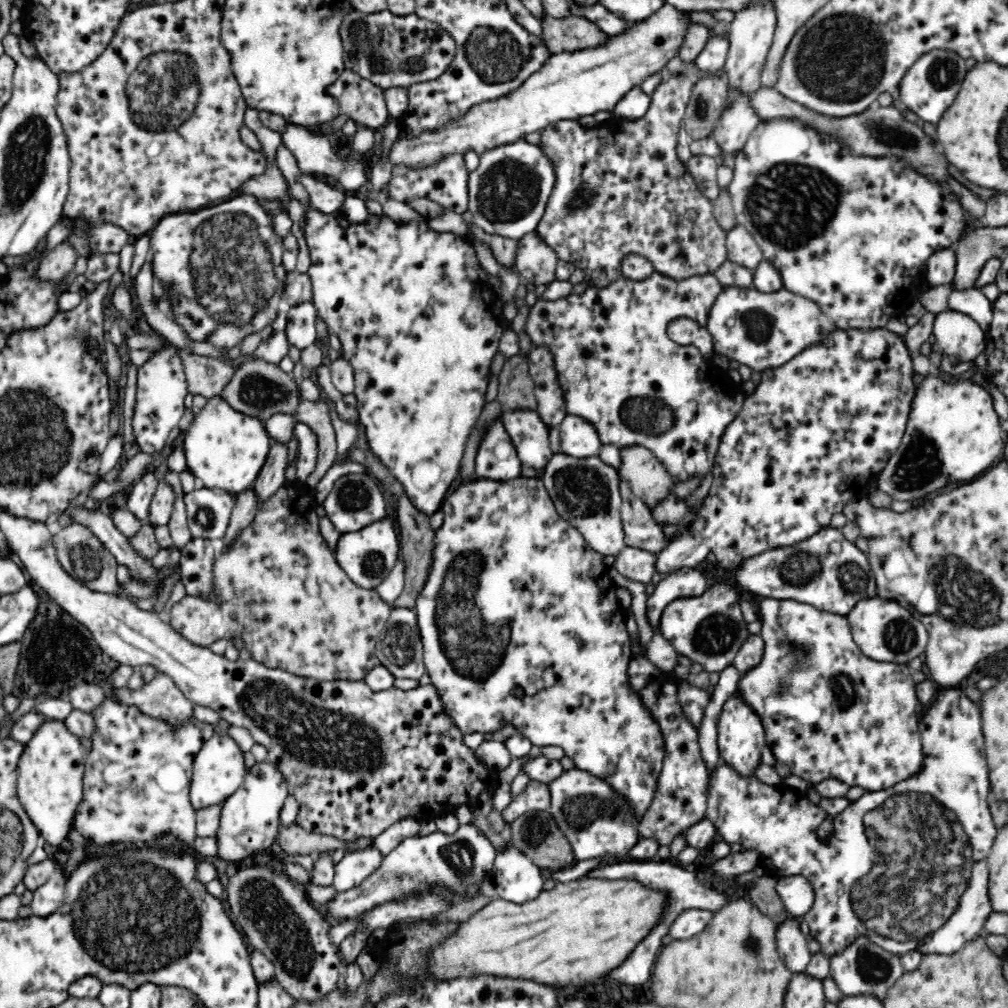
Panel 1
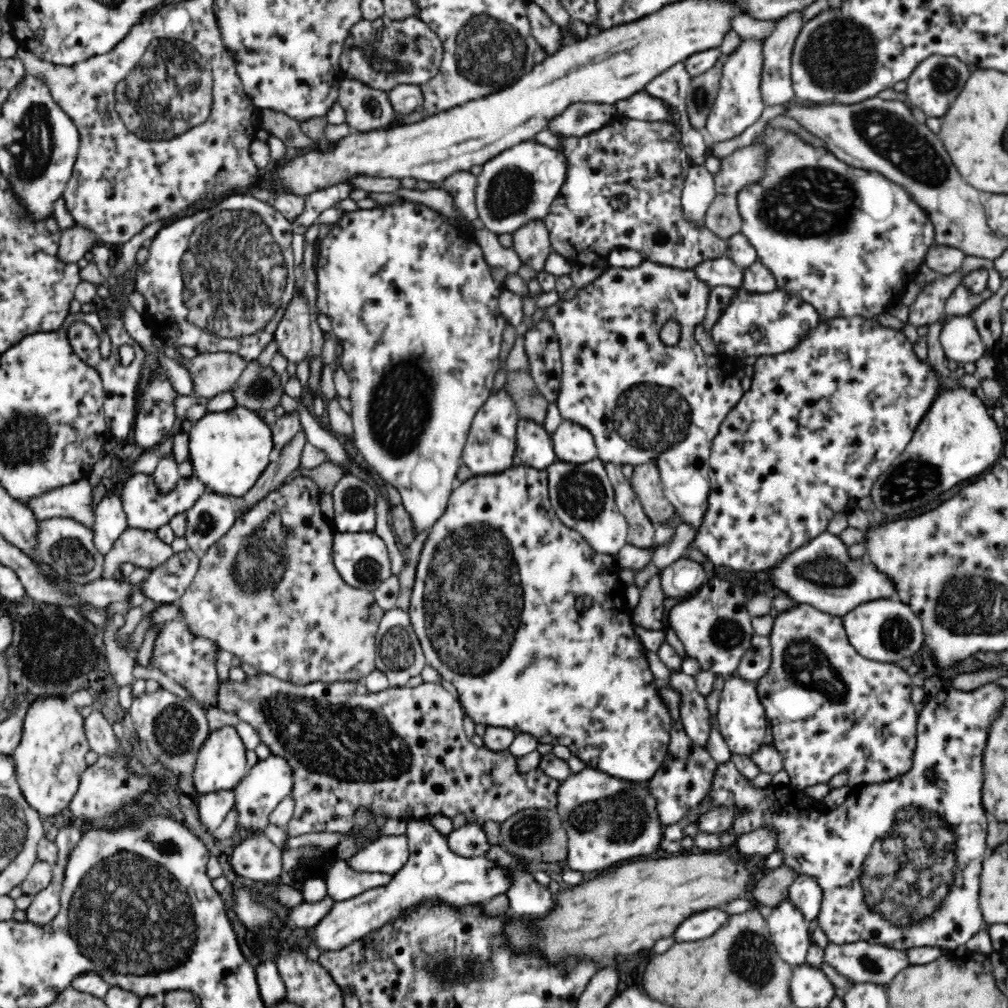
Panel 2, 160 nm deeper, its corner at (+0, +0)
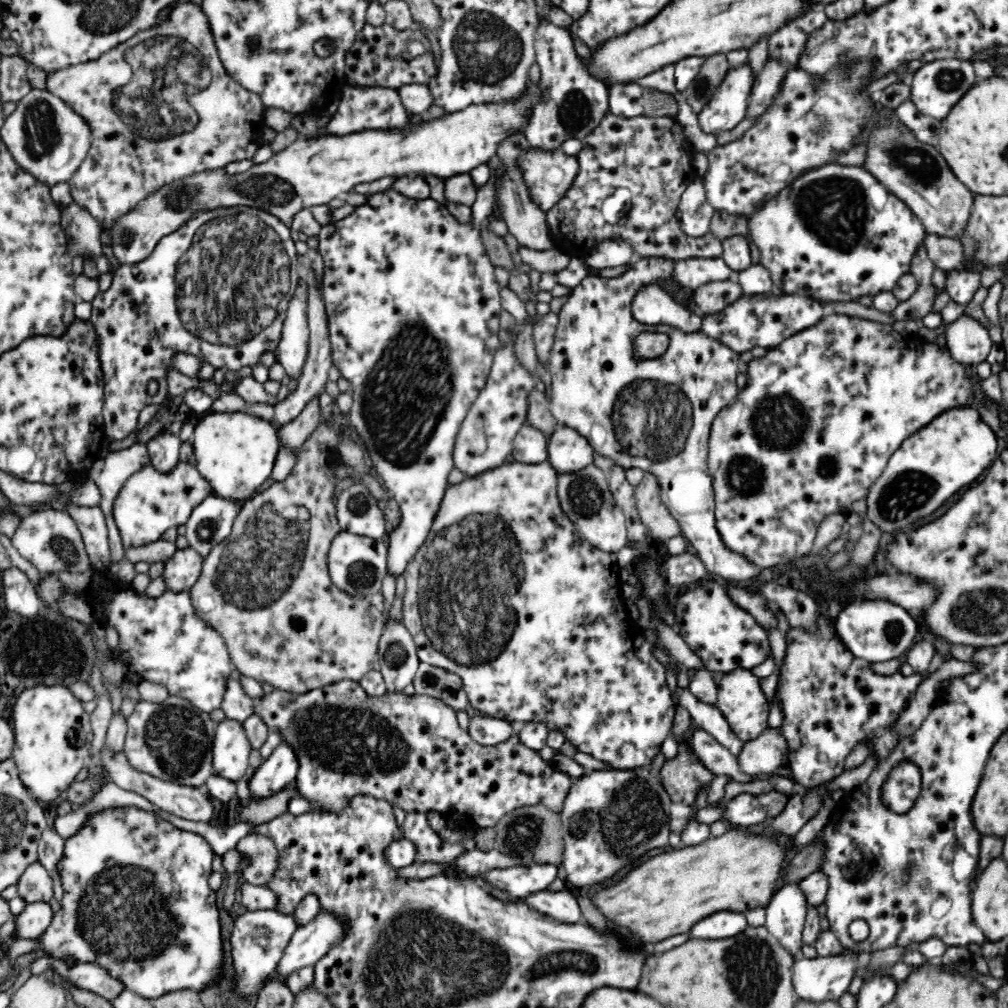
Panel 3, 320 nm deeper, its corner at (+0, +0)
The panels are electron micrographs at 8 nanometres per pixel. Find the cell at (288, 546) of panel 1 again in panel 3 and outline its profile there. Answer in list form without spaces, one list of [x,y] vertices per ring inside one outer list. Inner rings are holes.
[[[325,422],[316,424],[314,430],[310,432],[310,436],[306,436],[304,444],[300,444],[294,450],[296,462],[288,476],[282,481],[270,481],[251,498],[241,501],[241,509],[233,522],[231,536],[216,545],[203,559],[201,575],[194,586],[190,588],[194,608],[202,617],[202,620],[206,621],[206,624],[209,624],[222,635],[225,645],[228,647],[231,662],[236,666],[241,676],[254,679],[259,683],[270,684],[278,690],[299,695],[306,694],[314,689],[328,687],[329,684],[341,680],[351,680],[358,683],[367,672],[379,670],[380,662],[378,661],[377,648],[384,629],[384,616],[381,609],[374,606],[369,598],[354,598],[352,595],[347,595],[334,587],[332,581],[330,581],[330,573],[328,573],[327,556],[330,544],[341,531],[336,514],[337,498],[340,496],[336,493],[336,487],[340,481],[336,469],[343,464],[338,452],[338,445],[343,436],[344,433],[340,428]]]

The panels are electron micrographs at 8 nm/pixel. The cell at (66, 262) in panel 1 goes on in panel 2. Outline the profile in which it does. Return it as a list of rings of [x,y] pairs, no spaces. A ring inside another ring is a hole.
[[[74,221],[72,225],[61,230],[58,257],[64,262],[77,263],[94,247],[105,244],[93,230]]]

